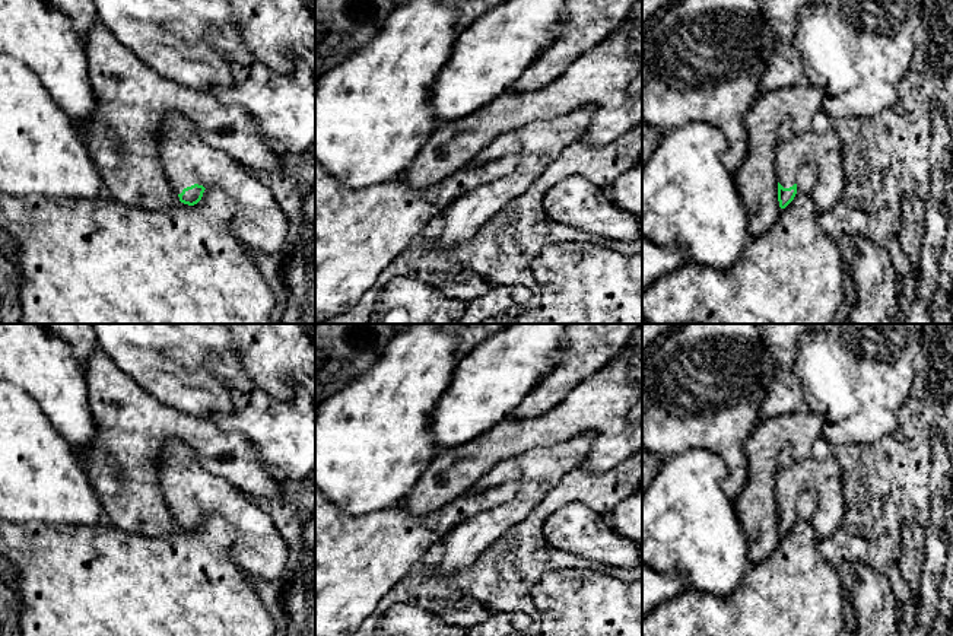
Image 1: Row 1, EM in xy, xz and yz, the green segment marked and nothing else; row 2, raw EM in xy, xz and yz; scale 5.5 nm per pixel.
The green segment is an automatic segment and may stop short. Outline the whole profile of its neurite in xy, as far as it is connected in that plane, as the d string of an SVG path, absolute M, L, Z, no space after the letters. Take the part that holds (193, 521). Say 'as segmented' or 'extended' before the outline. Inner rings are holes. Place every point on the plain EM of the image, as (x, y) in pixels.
extended; M169 441L159 461L159 483L180 528L197 531L209 515L222 516L238 535L232 560L250 576L277 578L289 548L271 516L226 478L206 471L188 448Z

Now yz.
extended; M790 446L779 452L775 476L778 528L785 535L797 521L797 502L803 492L817 496L813 528L817 541L827 540L839 528L845 513L842 470L833 457L817 461L811 457L794 459Z

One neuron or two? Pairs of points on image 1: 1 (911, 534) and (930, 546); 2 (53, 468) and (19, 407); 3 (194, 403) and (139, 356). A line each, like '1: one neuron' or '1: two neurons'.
1: two neurons
2: one neuron
3: one neuron

